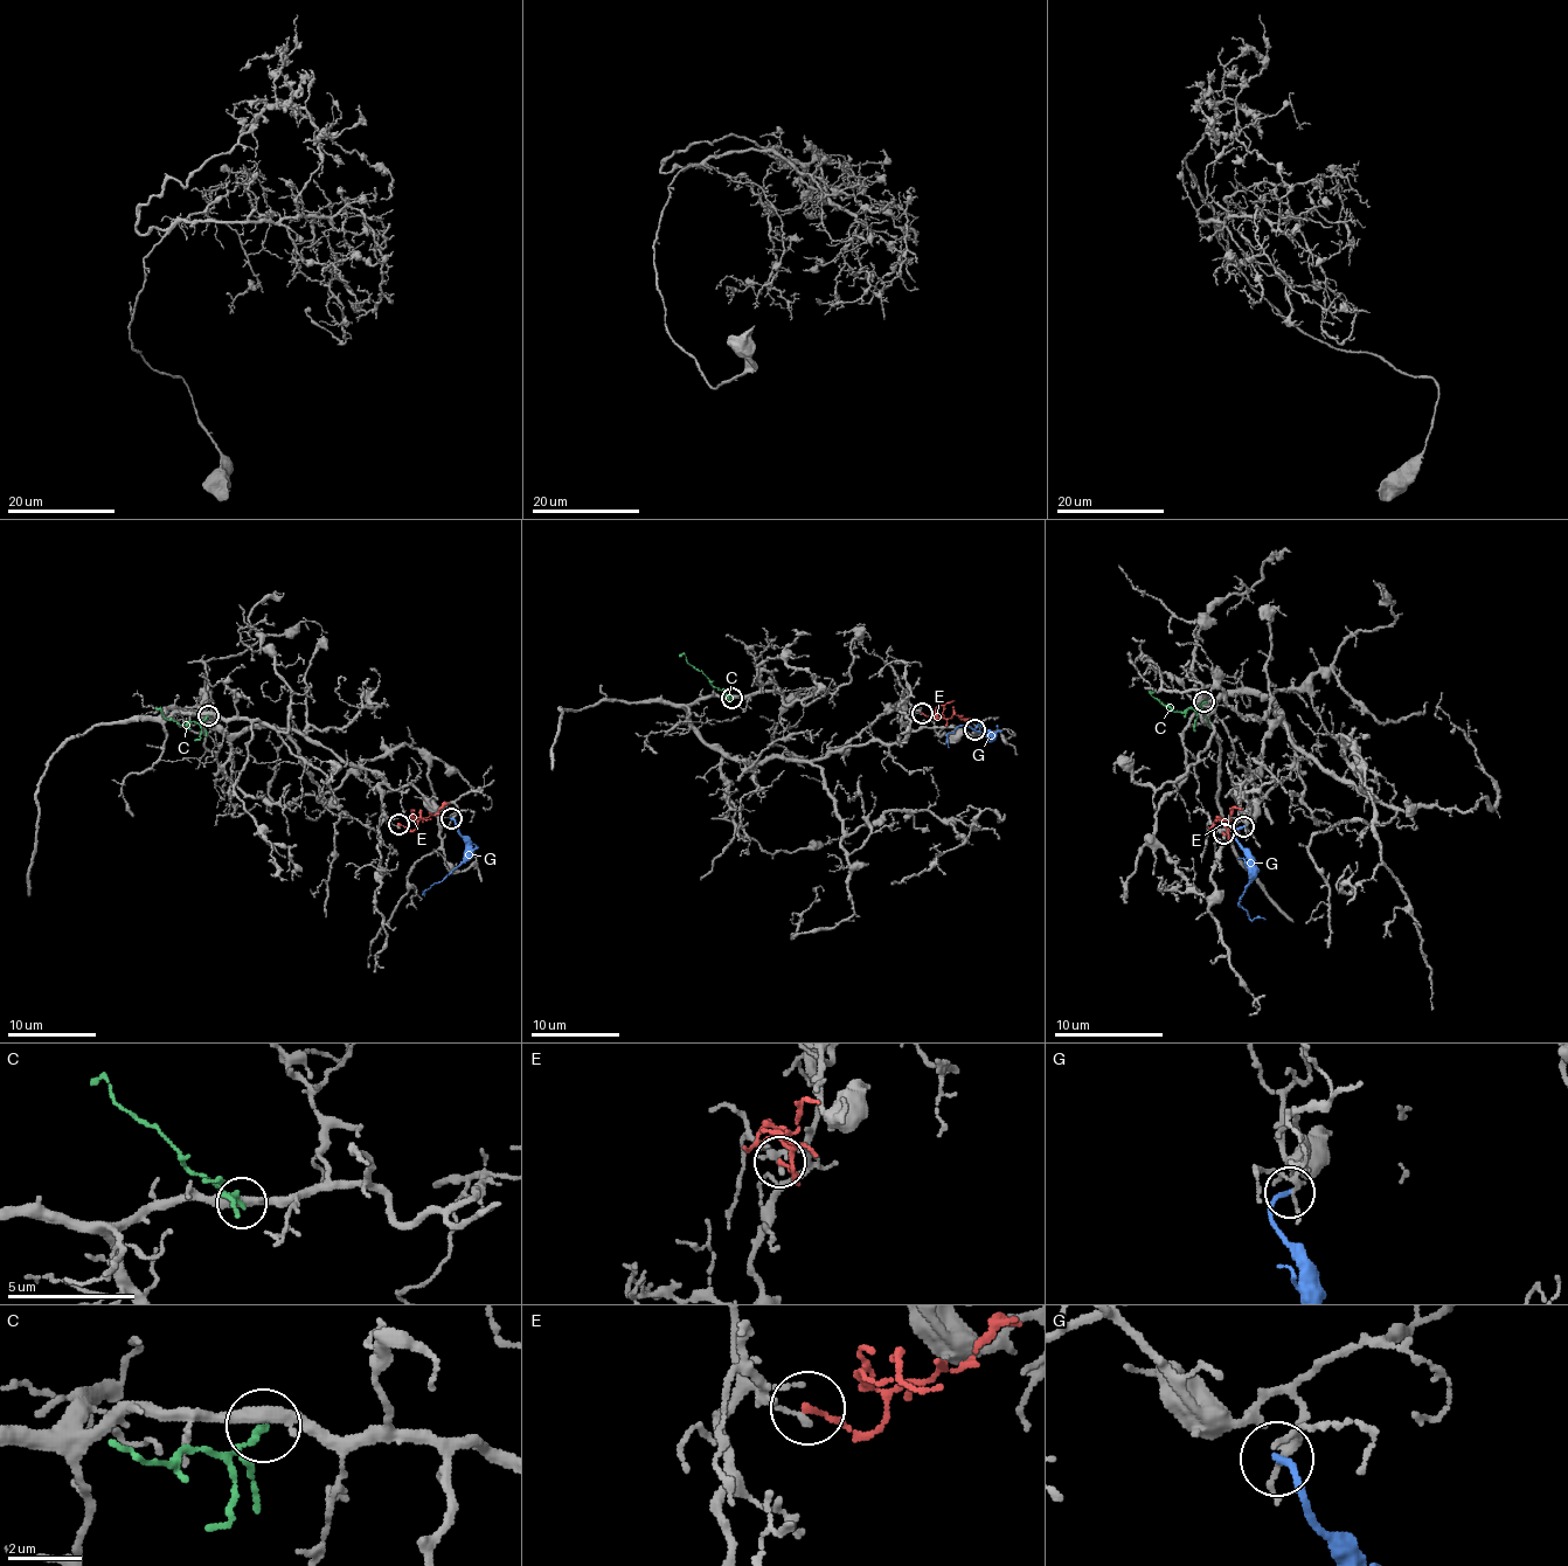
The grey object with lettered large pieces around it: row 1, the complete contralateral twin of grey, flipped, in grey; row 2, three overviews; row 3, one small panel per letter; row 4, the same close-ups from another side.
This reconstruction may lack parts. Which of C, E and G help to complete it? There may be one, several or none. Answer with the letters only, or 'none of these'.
none of these

